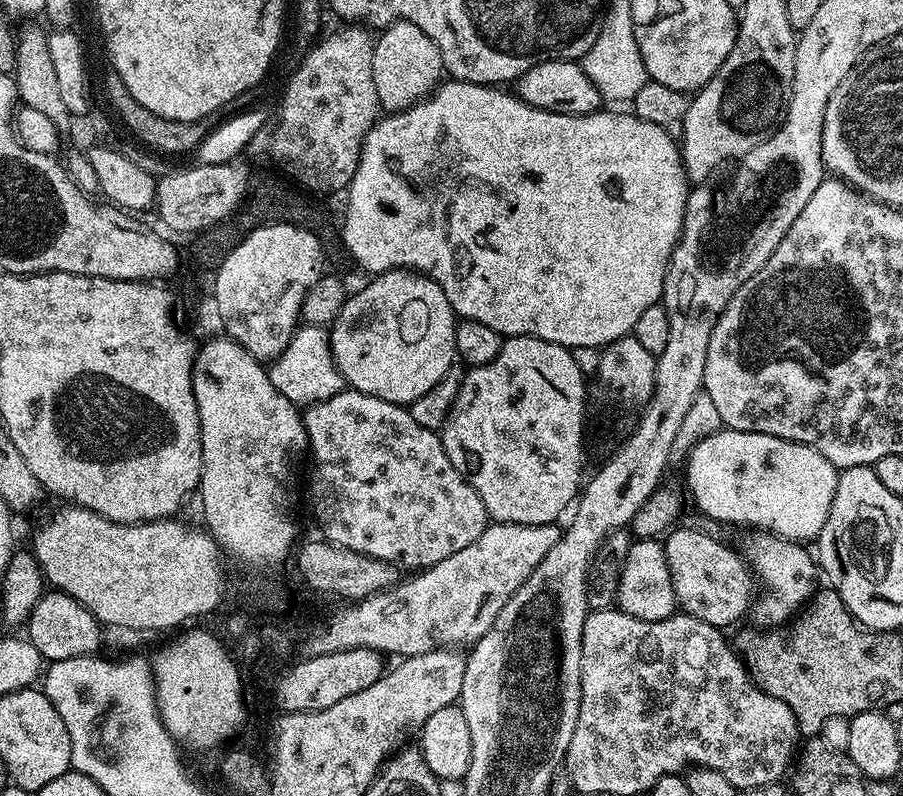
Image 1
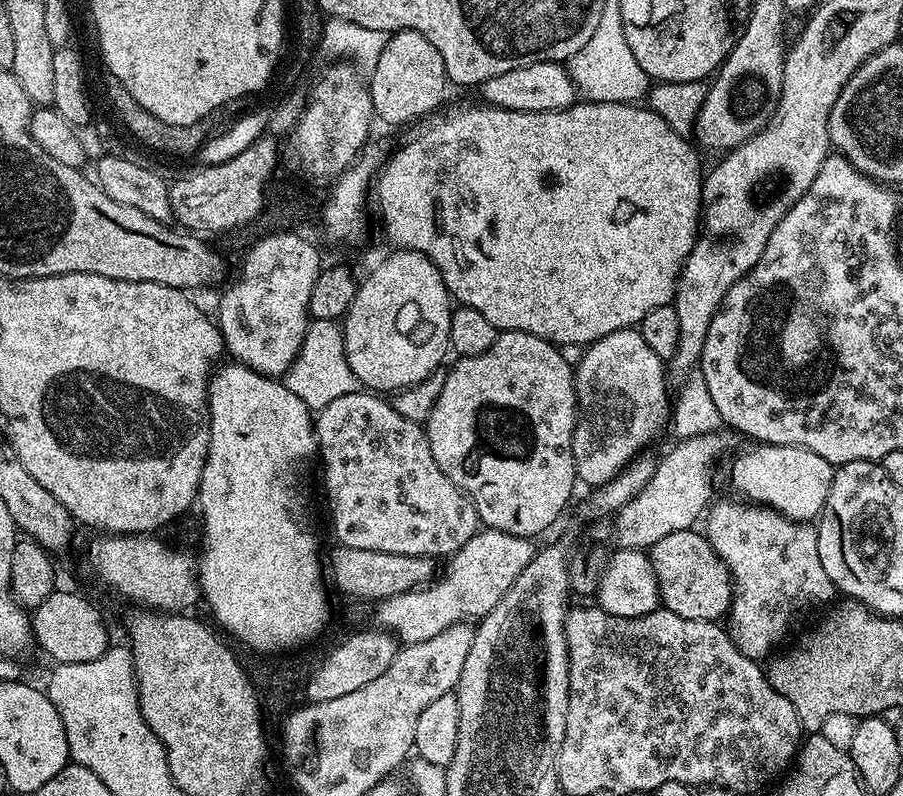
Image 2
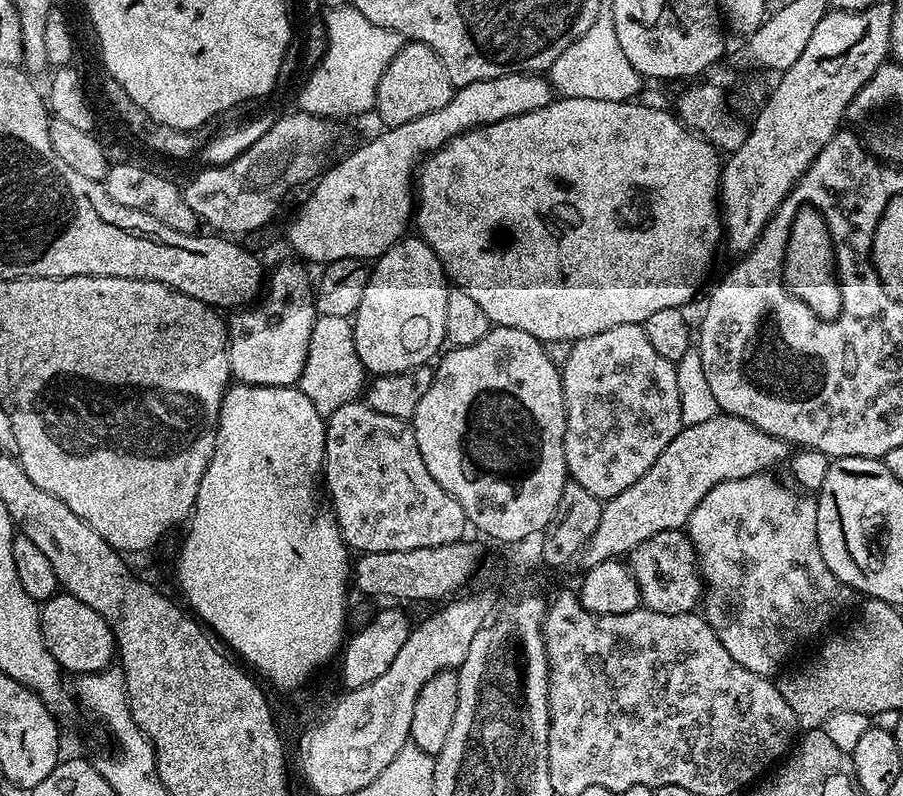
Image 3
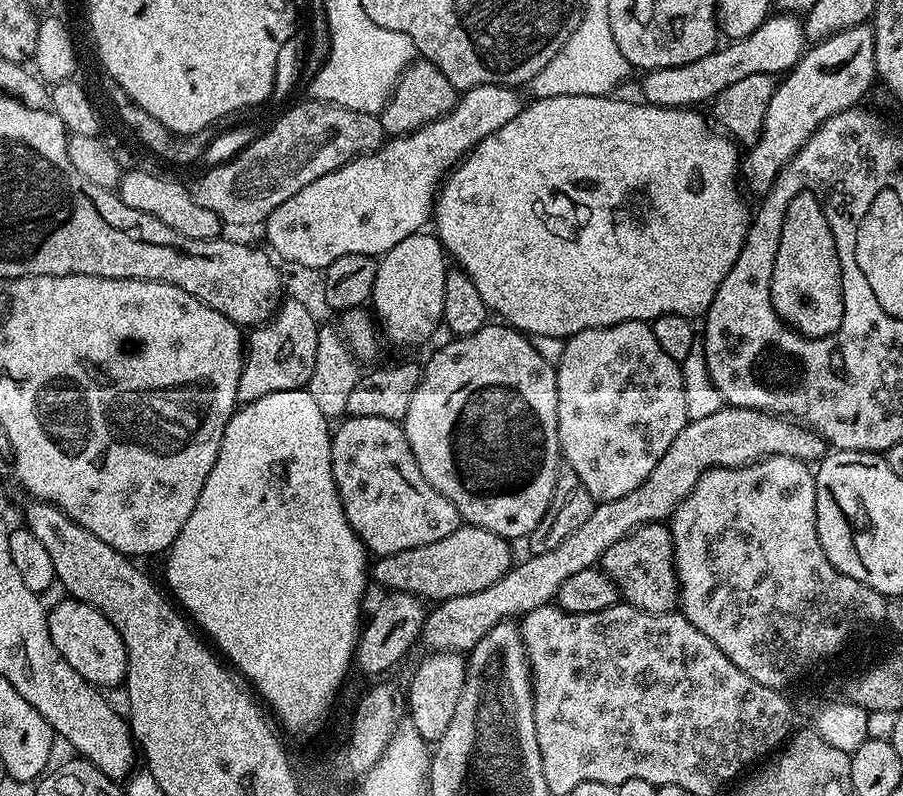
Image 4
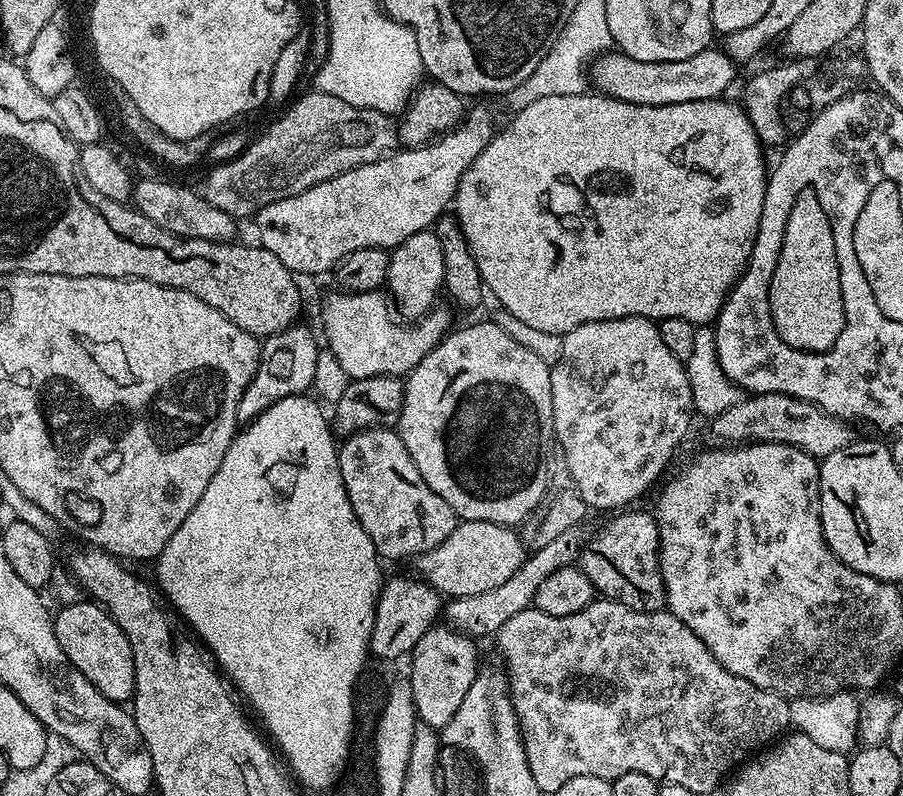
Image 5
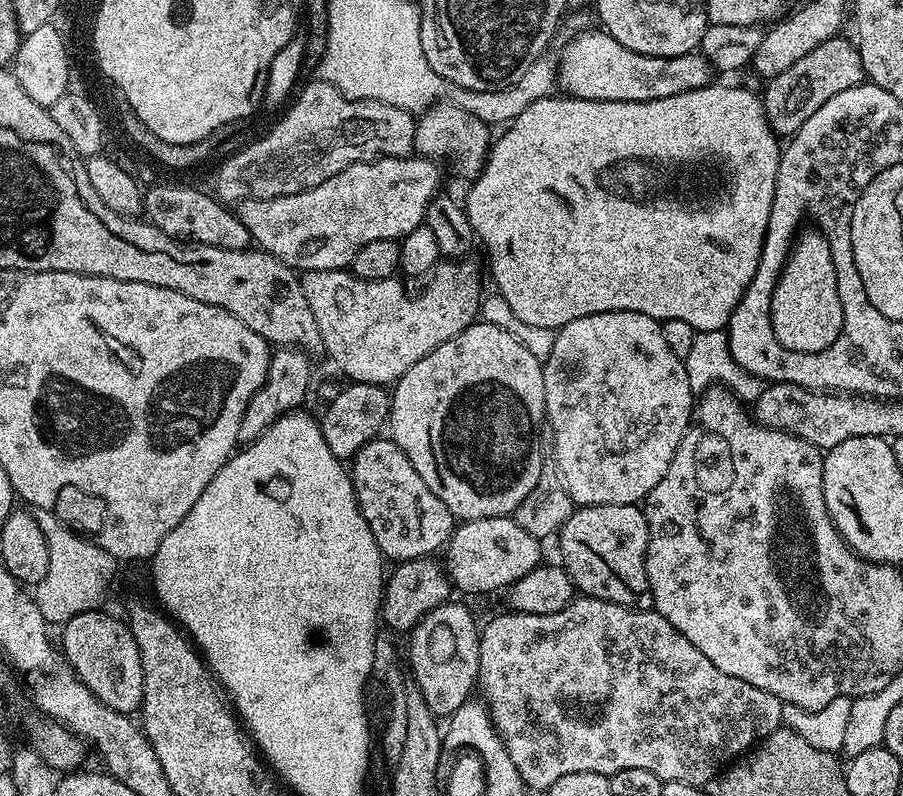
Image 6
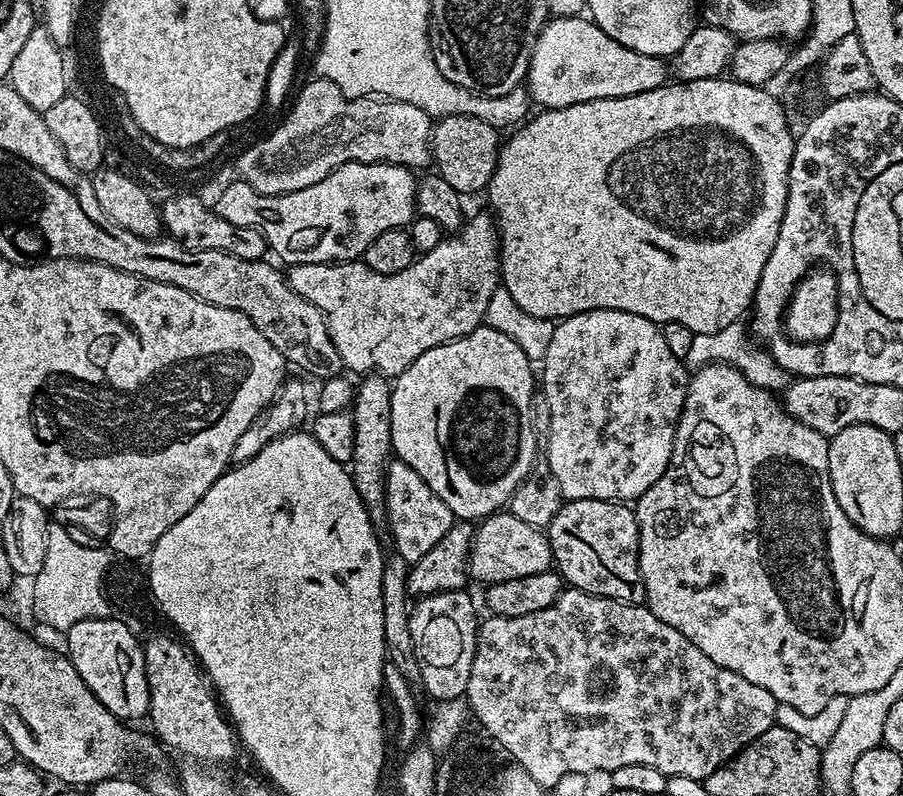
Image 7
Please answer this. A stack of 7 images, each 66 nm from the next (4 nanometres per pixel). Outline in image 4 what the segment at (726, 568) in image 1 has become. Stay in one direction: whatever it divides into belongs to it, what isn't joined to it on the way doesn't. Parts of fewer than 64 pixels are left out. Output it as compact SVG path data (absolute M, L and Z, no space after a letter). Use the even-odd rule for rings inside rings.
M667 523L644 524L641 528L635 528L626 538L614 542L614 546L606 550L602 571L616 584L623 603L632 604L638 610L650 614L677 611L680 579L676 577L672 534Z

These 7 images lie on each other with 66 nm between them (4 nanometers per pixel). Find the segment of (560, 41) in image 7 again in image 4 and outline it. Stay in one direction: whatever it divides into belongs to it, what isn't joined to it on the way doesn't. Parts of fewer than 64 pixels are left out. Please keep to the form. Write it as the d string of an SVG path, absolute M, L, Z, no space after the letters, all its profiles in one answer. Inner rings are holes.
M779 13L771 15L760 24L758 30L752 31L746 39L731 41L728 47L718 46L710 54L700 58L697 62L686 63L683 66L651 69L642 82L643 99L650 104L663 108L684 108L696 106L698 102L709 103L727 86L740 82L743 78L752 74L770 73L779 75L787 73L803 55L806 48L806 37L801 19L791 13Z

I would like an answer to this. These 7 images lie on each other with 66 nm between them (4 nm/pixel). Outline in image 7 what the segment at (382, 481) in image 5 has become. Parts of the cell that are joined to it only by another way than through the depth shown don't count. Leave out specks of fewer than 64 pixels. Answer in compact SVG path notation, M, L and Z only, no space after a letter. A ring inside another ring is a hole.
M393 459L384 474L384 515L386 529L392 535L392 544L395 555L398 555L410 566L418 562L418 558L425 556L437 542L446 538L446 530L450 530L454 517L450 506L426 486L422 478L406 462Z

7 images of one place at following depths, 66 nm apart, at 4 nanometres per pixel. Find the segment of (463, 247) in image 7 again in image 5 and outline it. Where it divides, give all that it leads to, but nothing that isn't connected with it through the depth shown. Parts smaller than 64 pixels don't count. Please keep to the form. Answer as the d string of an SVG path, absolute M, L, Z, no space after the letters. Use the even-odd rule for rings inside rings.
M336 290L333 296L325 298L324 309L320 312L320 324L324 327L325 338L328 339L327 351L332 352L349 380L375 376L407 377L414 366L418 366L418 362L422 362L422 358L426 358L426 354L430 354L430 350L434 350L434 346L453 327L451 314L440 307L433 307L432 311L415 321L414 326L409 326L394 315L389 297L383 291Z

